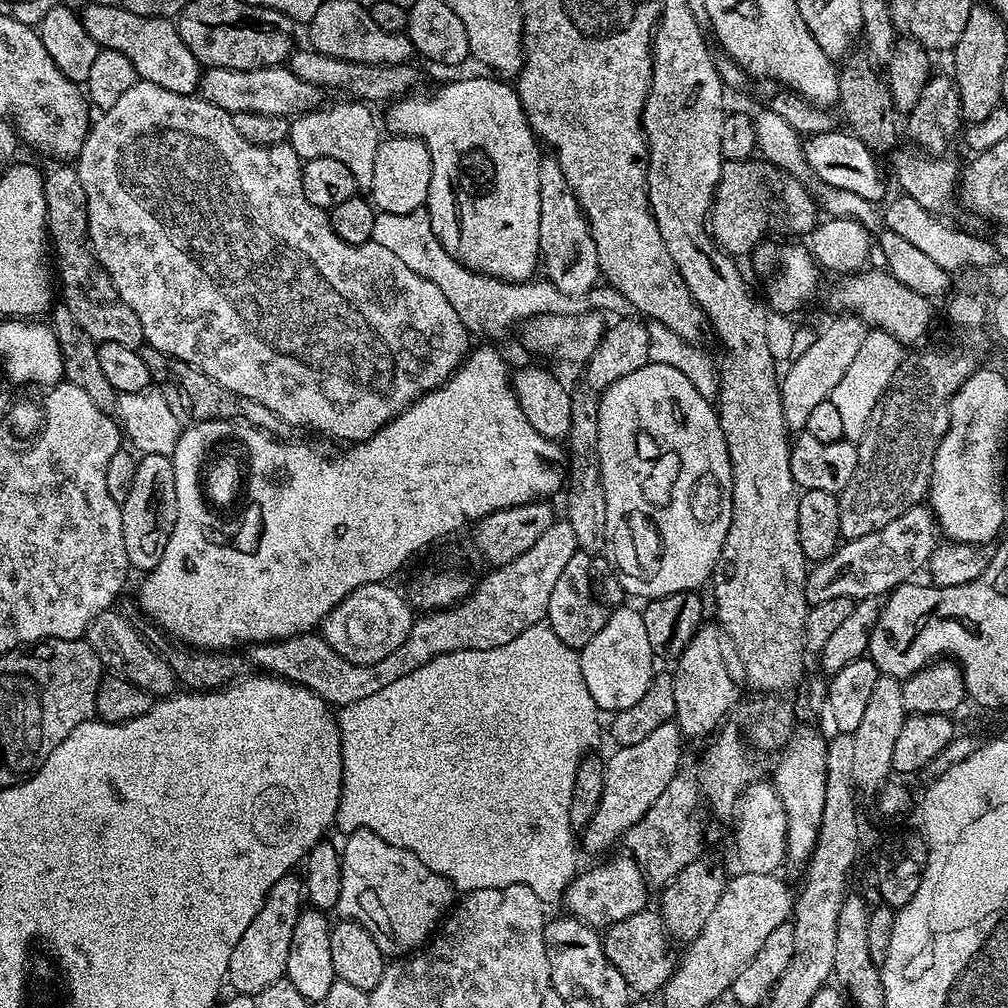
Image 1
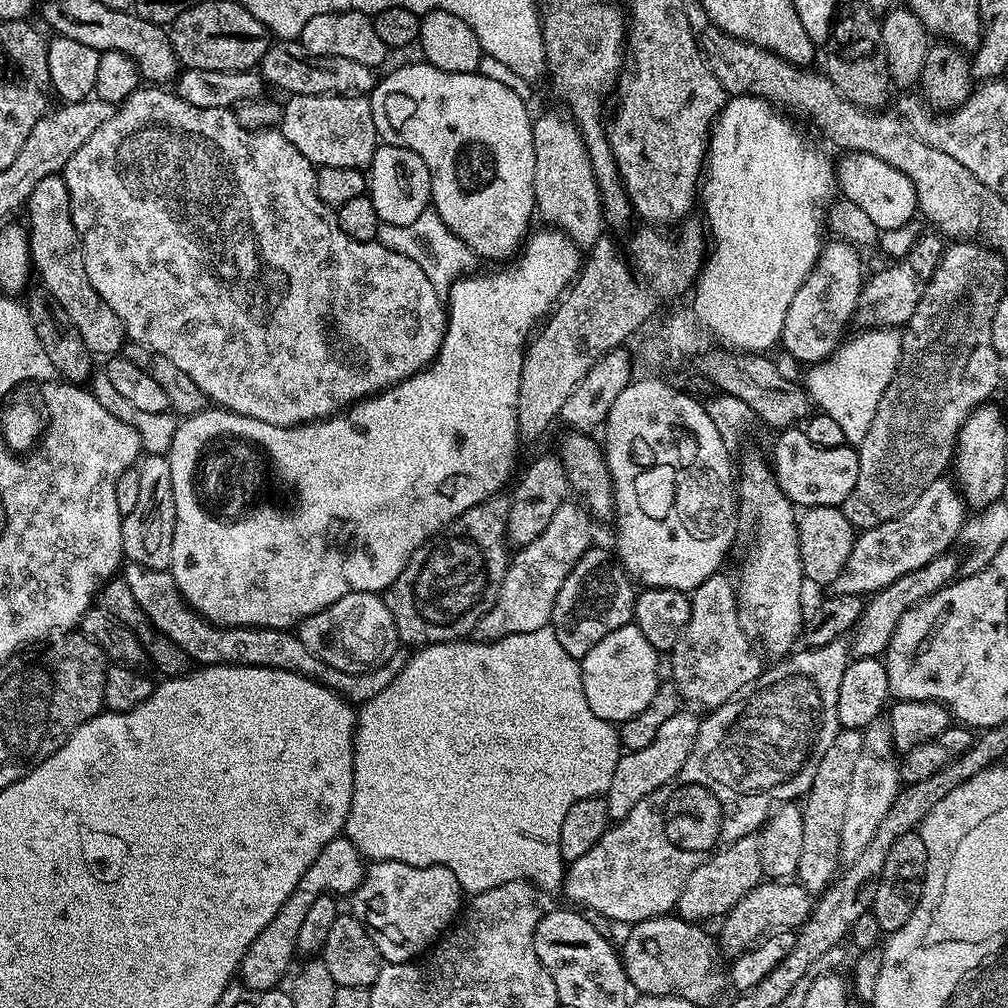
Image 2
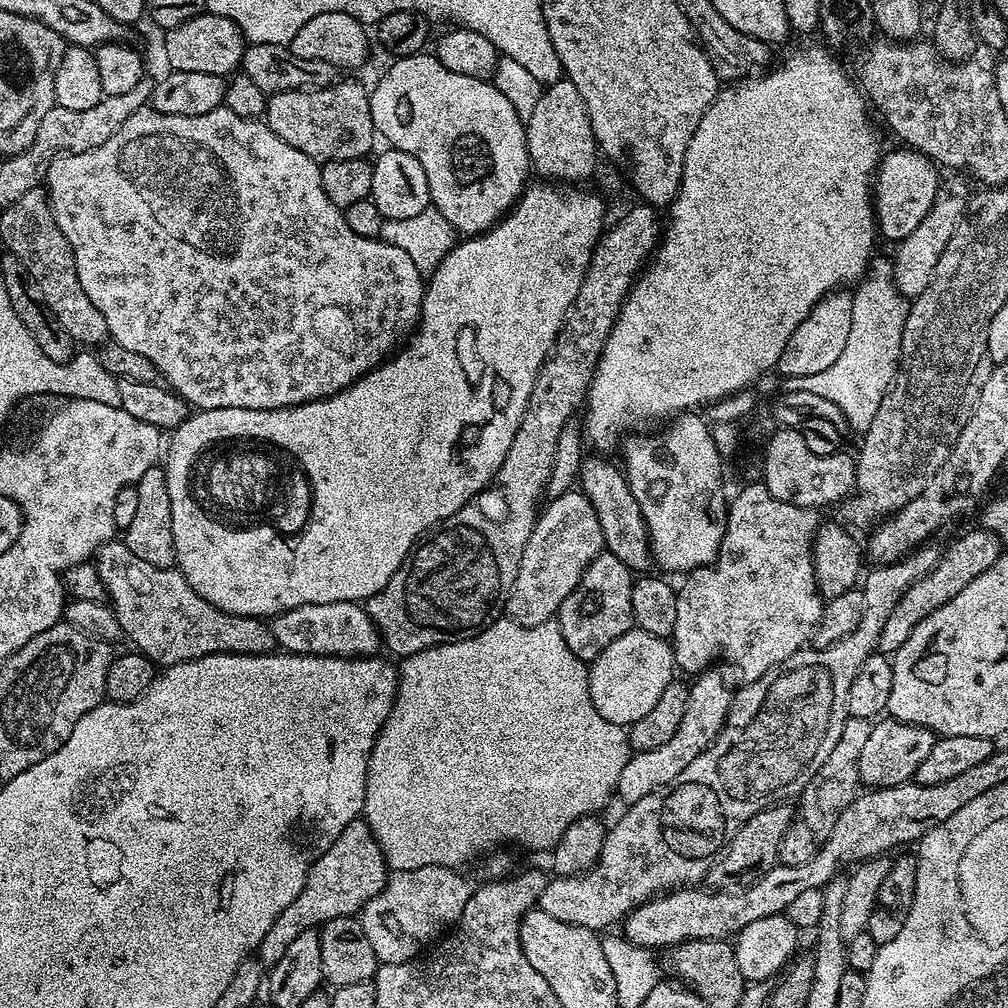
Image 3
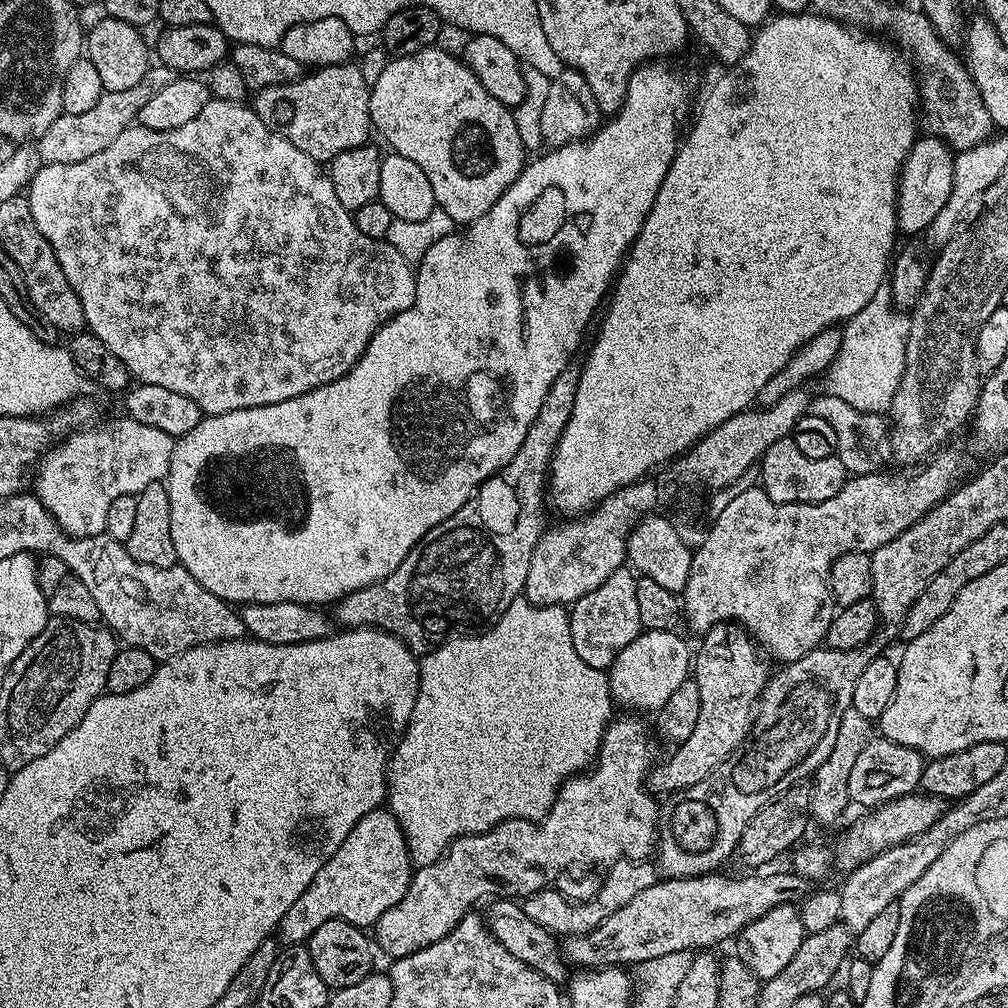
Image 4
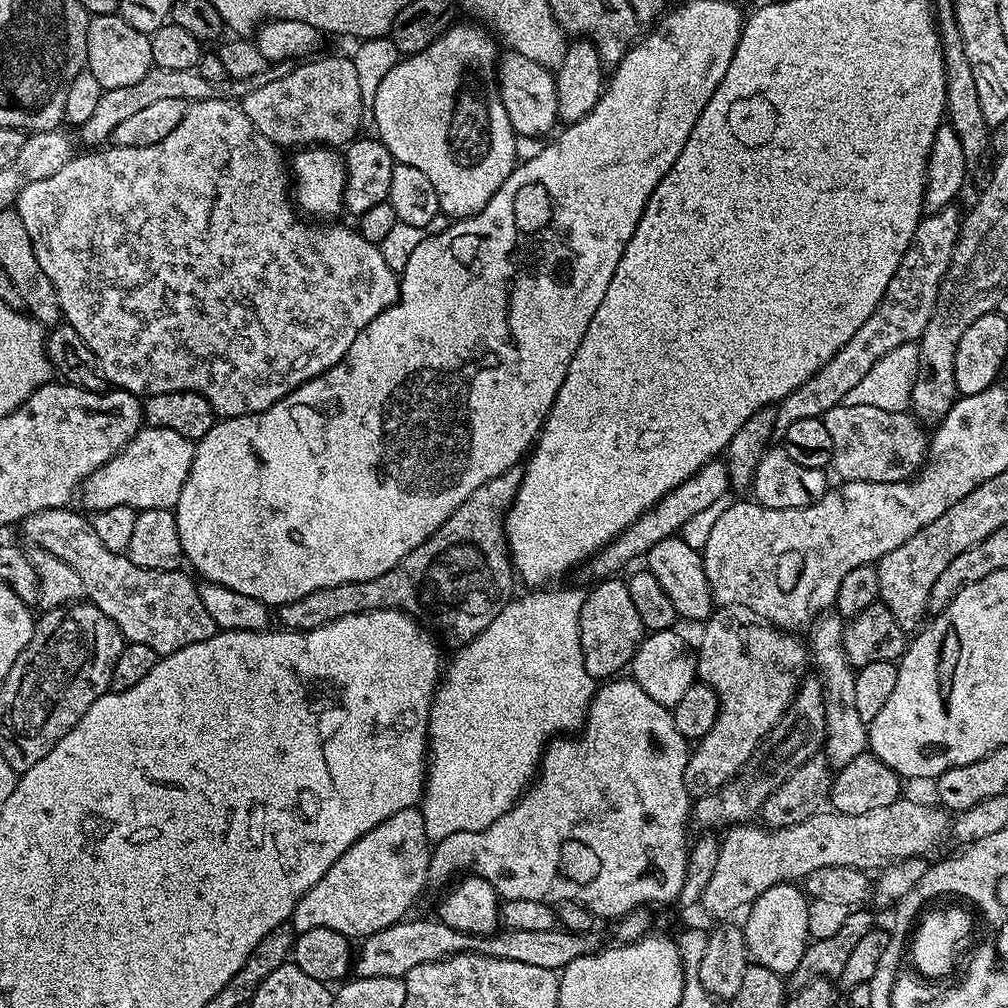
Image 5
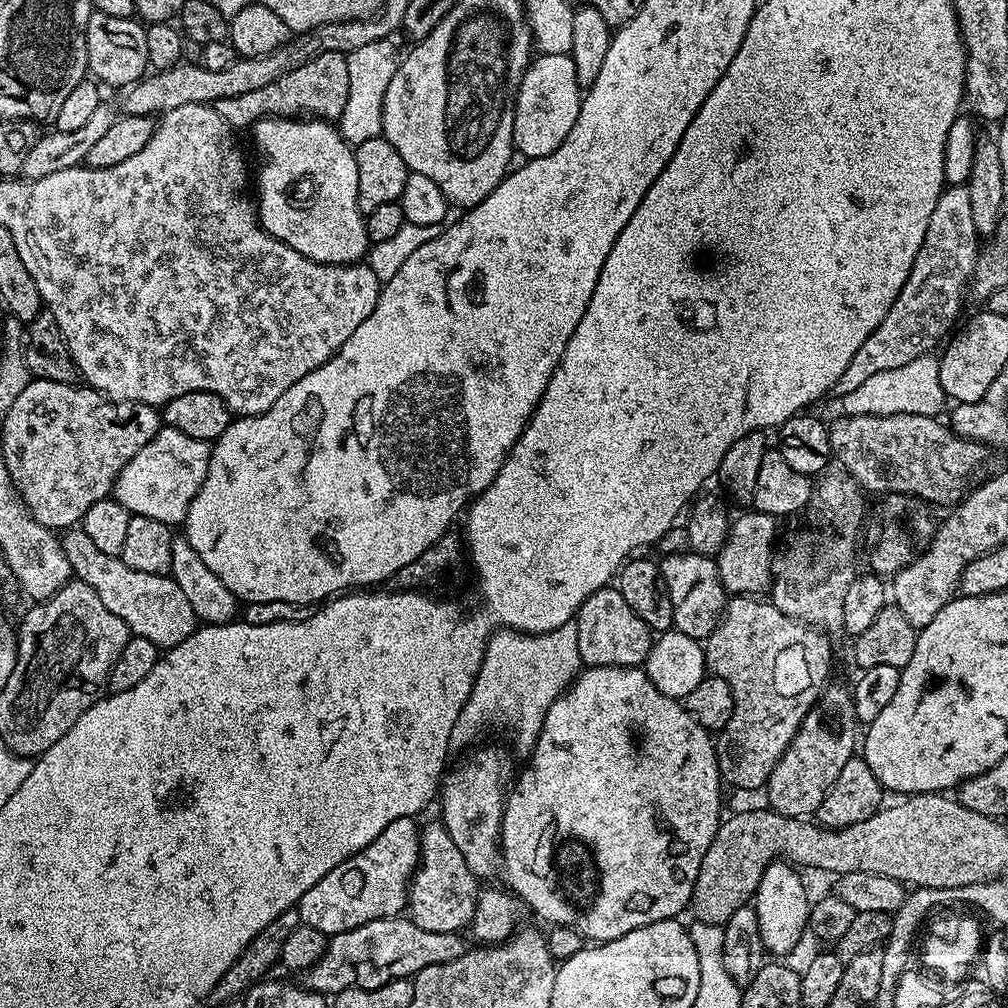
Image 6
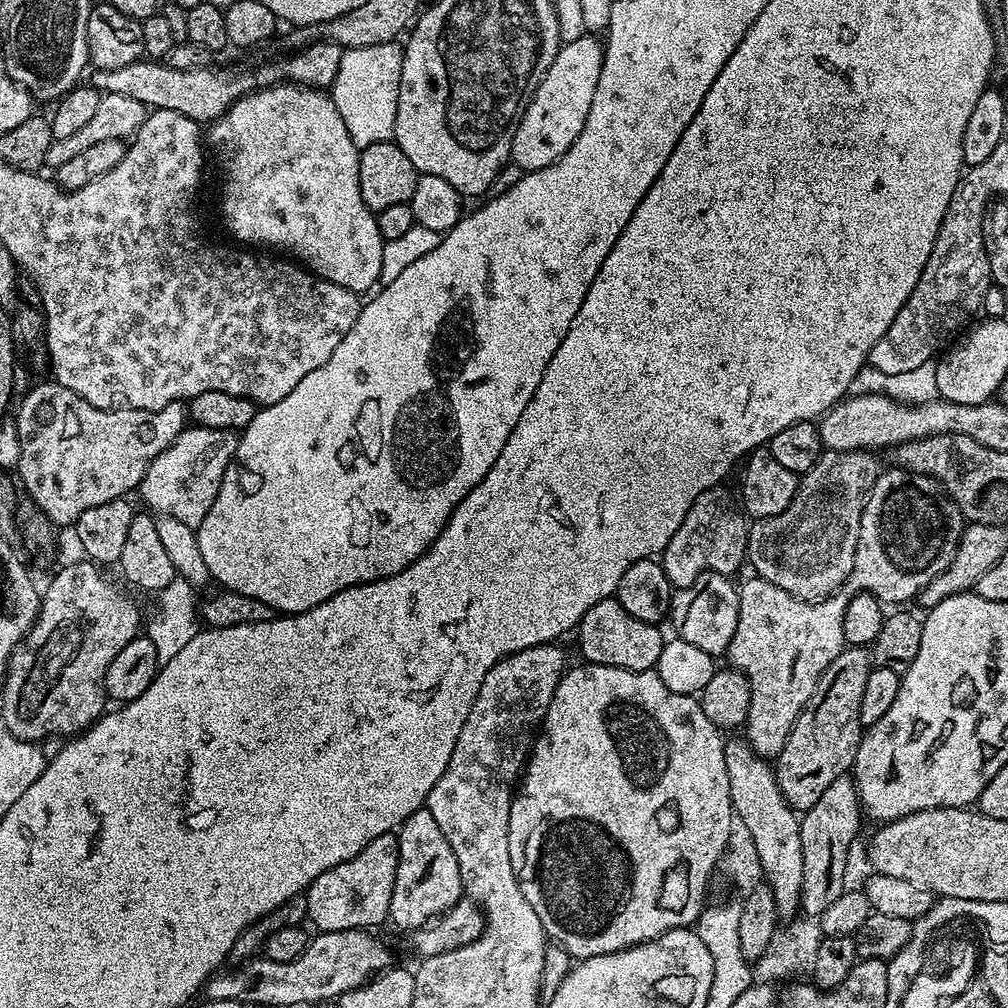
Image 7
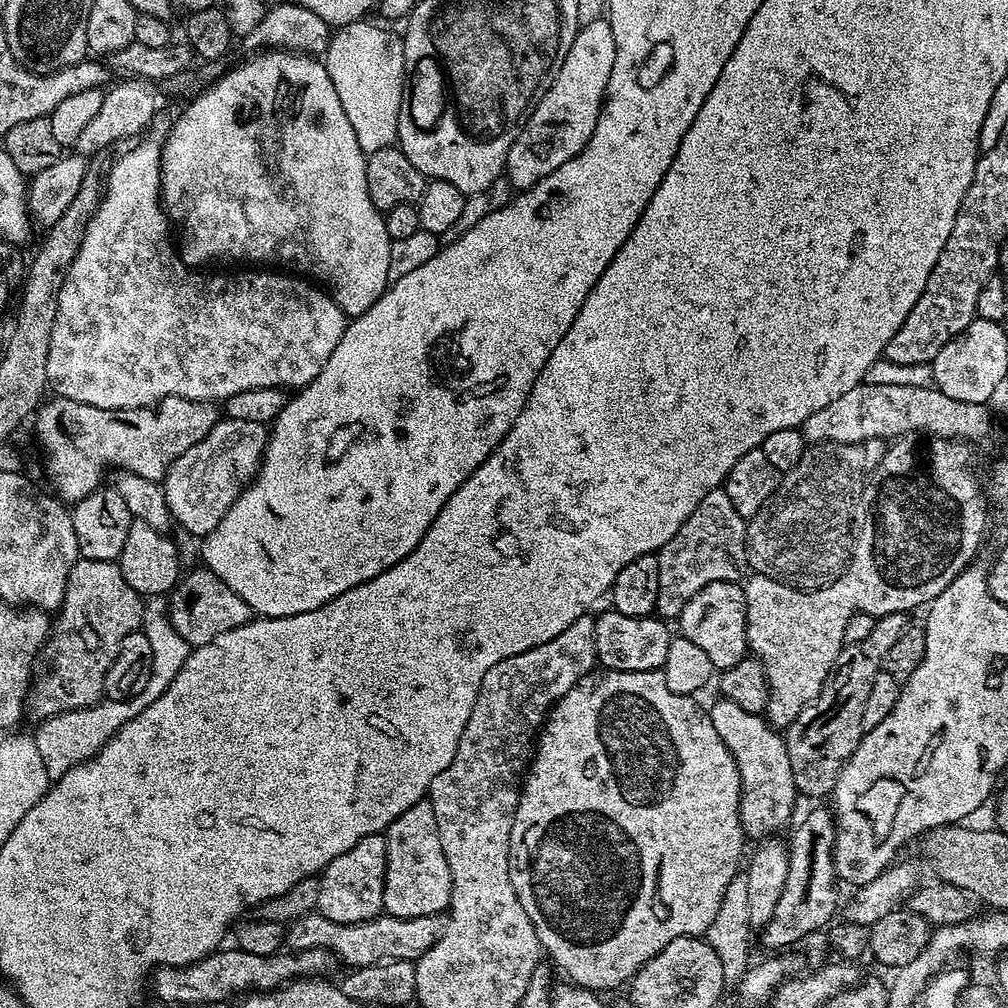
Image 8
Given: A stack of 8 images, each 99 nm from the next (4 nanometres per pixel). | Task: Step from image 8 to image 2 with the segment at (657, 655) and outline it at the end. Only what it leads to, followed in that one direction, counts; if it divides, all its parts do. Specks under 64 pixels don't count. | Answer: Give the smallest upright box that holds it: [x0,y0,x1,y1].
[550,546,637,660]

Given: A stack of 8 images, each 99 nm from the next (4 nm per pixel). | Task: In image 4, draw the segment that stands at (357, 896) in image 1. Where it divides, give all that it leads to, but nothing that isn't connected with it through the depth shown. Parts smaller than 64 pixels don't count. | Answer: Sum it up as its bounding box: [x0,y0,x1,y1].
[374,714,658,958]

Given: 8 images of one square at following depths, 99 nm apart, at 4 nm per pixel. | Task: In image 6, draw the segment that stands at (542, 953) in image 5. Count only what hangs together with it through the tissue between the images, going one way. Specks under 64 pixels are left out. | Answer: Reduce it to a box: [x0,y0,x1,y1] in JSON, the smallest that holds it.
[302,915,470,994]

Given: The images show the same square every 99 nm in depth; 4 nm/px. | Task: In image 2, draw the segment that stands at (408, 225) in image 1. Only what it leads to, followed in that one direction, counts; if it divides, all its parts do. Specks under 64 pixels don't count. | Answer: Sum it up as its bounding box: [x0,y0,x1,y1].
[376,210,478,294]

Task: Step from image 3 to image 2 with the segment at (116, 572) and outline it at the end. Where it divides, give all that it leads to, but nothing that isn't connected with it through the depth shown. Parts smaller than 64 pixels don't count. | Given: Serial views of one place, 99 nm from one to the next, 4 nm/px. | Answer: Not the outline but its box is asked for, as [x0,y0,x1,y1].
[122,562,409,706]

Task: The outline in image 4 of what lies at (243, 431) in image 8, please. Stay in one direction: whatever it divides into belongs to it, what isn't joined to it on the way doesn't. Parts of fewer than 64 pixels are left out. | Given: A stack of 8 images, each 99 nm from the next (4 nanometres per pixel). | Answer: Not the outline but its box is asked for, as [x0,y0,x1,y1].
[34,418,176,536]

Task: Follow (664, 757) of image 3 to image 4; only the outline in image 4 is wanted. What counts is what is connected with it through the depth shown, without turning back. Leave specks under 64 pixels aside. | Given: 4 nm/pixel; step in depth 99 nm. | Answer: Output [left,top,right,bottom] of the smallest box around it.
[646,622,770,794]

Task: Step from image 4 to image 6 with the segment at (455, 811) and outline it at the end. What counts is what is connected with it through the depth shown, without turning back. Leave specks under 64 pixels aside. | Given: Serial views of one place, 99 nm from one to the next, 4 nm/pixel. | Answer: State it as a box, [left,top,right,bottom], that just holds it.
[456,623,582,754]

